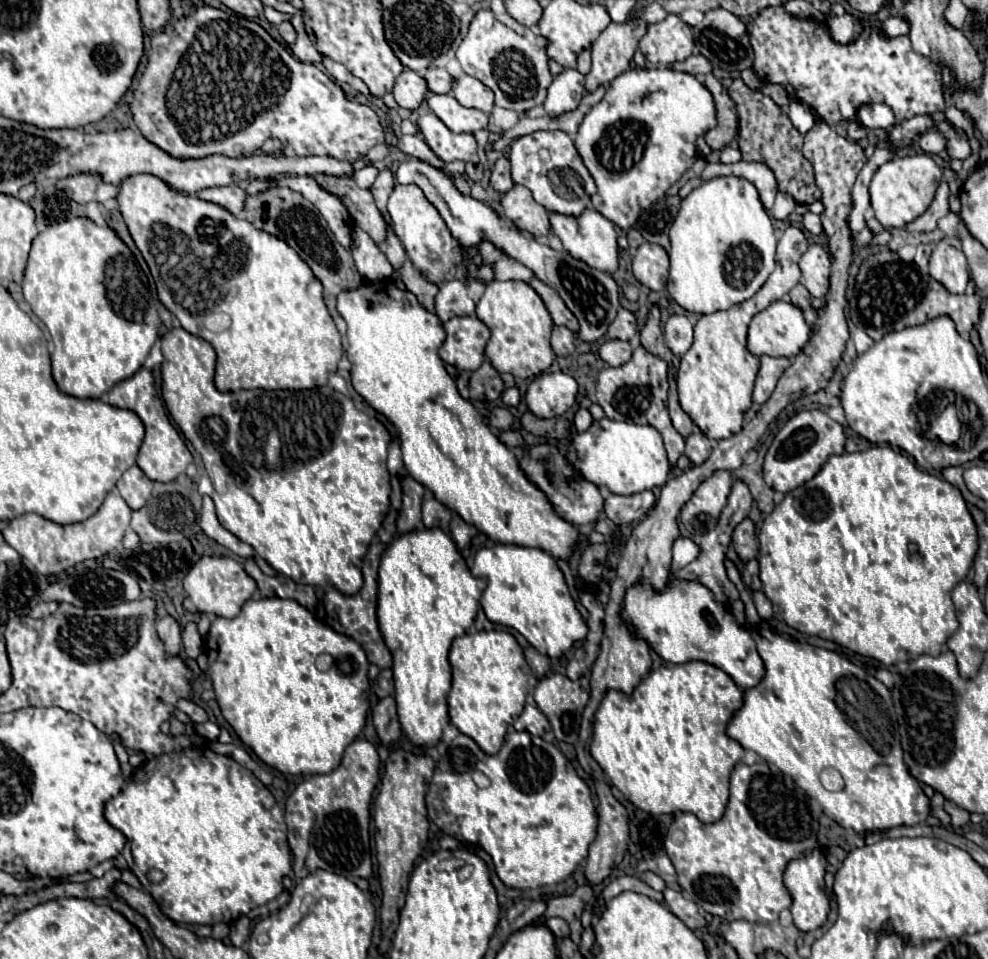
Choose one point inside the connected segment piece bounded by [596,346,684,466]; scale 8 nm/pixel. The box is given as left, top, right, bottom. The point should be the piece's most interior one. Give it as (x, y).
(636, 391)

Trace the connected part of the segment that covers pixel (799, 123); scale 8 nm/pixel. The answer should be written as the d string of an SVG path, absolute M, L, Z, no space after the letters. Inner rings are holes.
M792 102L788 106L788 116L800 134L806 134L816 124L816 114L808 104Z

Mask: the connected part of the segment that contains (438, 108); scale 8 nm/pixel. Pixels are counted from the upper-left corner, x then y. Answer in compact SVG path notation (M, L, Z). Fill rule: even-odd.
M432 94L428 100L430 110L452 130L452 132L478 132L488 126L488 116L476 108L462 106L454 96Z

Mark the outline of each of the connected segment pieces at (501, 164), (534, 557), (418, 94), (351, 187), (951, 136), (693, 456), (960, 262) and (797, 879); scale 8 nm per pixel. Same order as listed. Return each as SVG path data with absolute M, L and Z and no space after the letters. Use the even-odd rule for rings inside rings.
M498 158L496 164L494 164L494 170L492 170L492 176L490 176L490 186L494 190L498 190L500 194L508 192L514 182L512 182L512 176L510 176L510 160L508 158Z
M508 544L481 547L476 552L472 574L476 578L486 580L486 590L482 592L482 600L480 600L486 618L490 622L518 630L538 652L542 652L550 658L562 658L564 654L570 652L574 642L584 640L584 636L588 634L588 626L586 626L584 618L580 616L580 612L576 610L576 604L570 596L564 574L548 552L544 552L540 548L524 548L524 546L508 546Z
M404 70L398 76L396 86L394 86L394 98L398 106L408 108L408 110L416 110L420 102L424 100L426 92L428 92L428 86L424 84L424 78L412 70Z
M316 174L314 178L324 190L336 194L344 202L350 216L358 224L358 228L362 228L378 246L386 242L388 224L382 212L376 208L370 190L358 188L350 178L336 178L336 176L324 176L324 174Z
M936 122L936 130L946 138L946 152L950 158L968 158L970 156L970 144L968 136L960 130L956 130L950 122Z
M696 428L696 432L692 432L692 436L686 438L686 452L684 454L688 456L688 460L692 464L702 464L710 456L710 440Z
M942 238L930 256L930 276L944 284L952 294L964 294L970 280L966 270L966 256L960 246L960 238Z
M816 848L812 854L792 860L786 866L784 872L784 884L792 894L792 916L794 916L794 924L798 930L802 932L810 932L816 930L820 926L826 924L828 920L828 912L830 912L830 902L826 898L824 892L824 874L826 874L827 859L826 854L821 848Z

